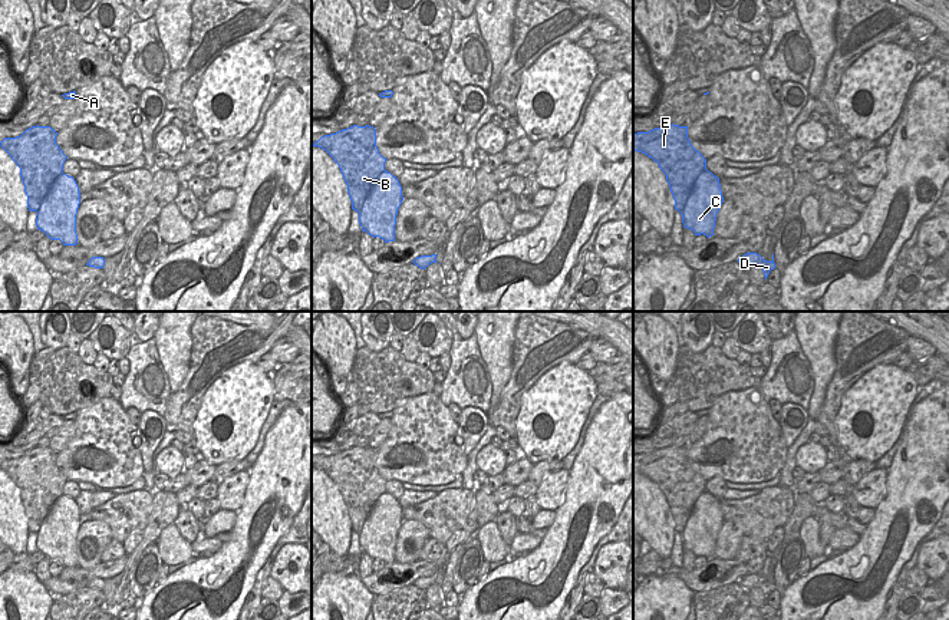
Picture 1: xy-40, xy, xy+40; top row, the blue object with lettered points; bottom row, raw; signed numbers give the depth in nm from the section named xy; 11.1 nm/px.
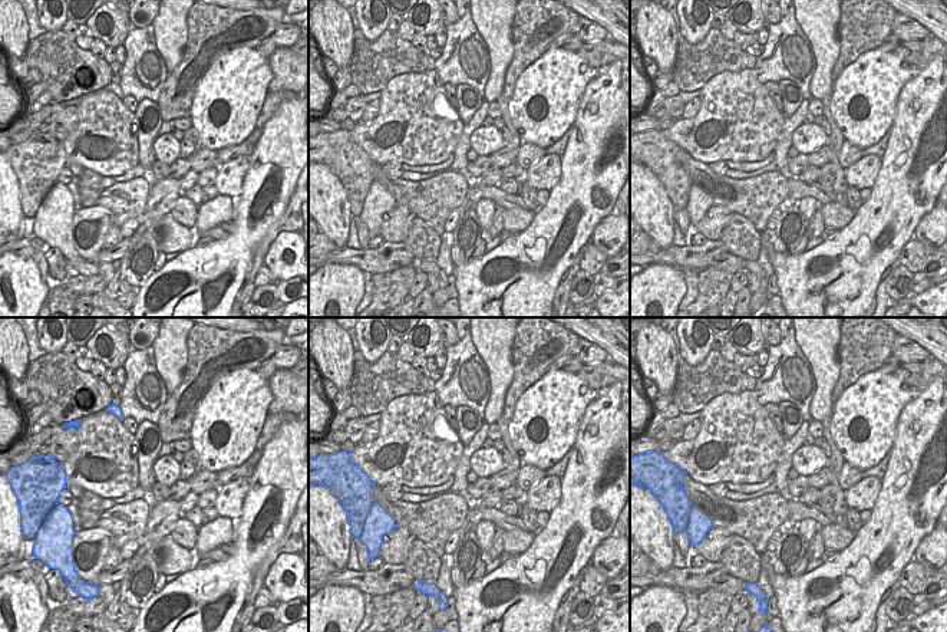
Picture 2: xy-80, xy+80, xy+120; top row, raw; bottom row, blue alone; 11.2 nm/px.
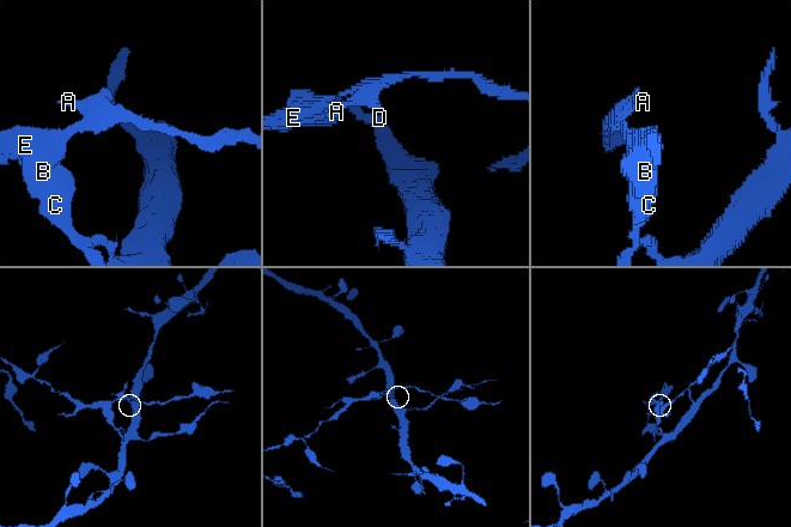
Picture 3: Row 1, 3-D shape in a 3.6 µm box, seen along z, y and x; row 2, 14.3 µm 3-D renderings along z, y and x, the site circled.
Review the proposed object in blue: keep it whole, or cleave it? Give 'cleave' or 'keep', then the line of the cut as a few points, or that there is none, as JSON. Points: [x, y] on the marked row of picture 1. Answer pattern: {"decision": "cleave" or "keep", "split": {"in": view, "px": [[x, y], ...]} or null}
{"decision": "cleave", "split": {"in": "xy+40", "px": [[705, 168], [695, 180], [686, 203], [679, 211]]}}

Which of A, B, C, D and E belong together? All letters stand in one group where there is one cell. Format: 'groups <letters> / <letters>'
groups A B E / C D

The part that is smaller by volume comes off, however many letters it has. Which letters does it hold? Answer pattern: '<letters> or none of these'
A, B, E

